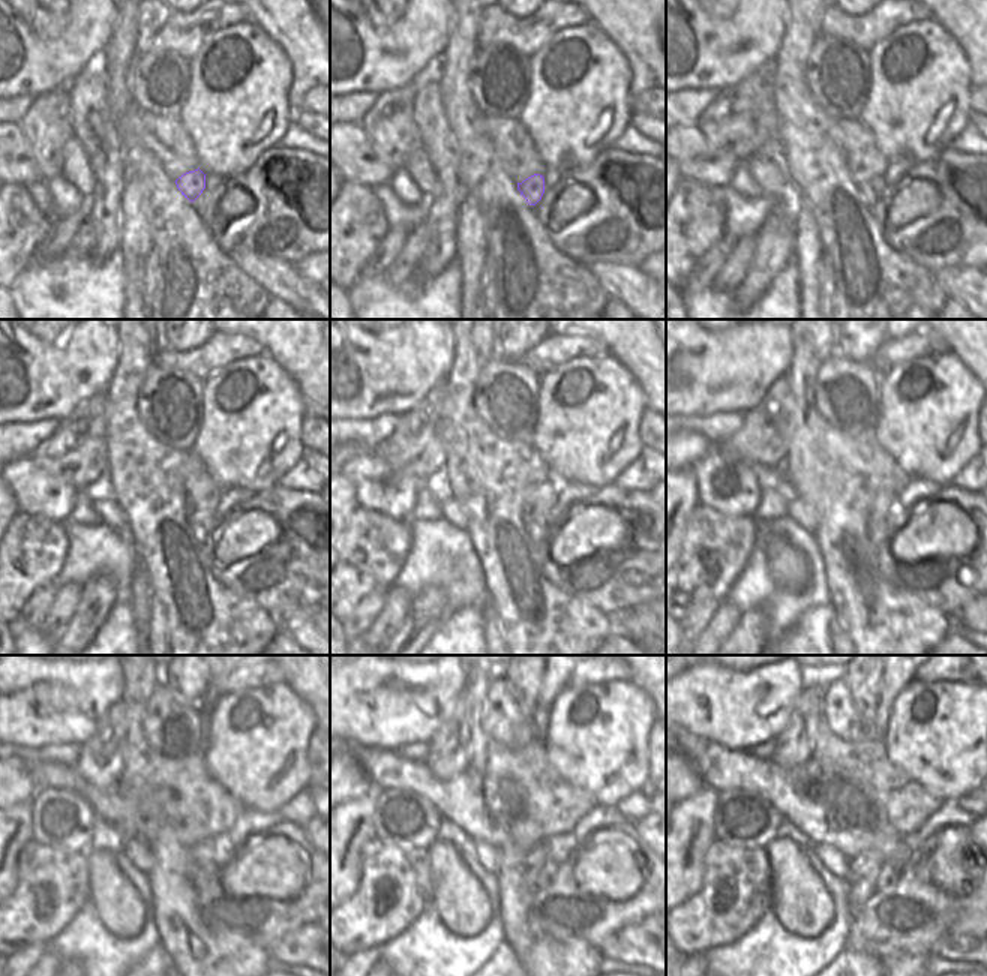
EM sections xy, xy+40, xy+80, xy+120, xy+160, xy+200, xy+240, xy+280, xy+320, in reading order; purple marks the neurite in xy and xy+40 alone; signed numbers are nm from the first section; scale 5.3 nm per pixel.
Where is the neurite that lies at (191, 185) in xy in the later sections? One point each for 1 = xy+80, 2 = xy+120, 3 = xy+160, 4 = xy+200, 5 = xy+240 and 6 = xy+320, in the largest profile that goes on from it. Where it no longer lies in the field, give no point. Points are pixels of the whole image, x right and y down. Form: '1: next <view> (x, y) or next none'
1: next xy+80 (870, 191)
2: next xy+120 (201, 526)
3: next xy+160 (537, 529)
4: next xy+200 (881, 534)
5: next xy+240 (212, 870)
6: next xy+320 (887, 876)

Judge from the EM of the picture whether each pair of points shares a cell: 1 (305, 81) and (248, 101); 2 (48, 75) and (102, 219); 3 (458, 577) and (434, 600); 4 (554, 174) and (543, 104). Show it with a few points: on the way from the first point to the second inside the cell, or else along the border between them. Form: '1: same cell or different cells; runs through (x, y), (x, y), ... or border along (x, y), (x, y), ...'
1: different cells; border along (282, 51), (291, 68), (287, 99), (294, 111)
2: different cells; border along (93, 63), (89, 63), (66, 86)
3: different cells; border along (413, 595), (426, 588), (440, 588), (446, 616)
4: different cells; border along (548, 167), (567, 168)

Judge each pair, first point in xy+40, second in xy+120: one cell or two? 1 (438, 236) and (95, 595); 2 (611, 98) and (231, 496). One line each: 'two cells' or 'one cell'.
1: one cell
2: two cells

